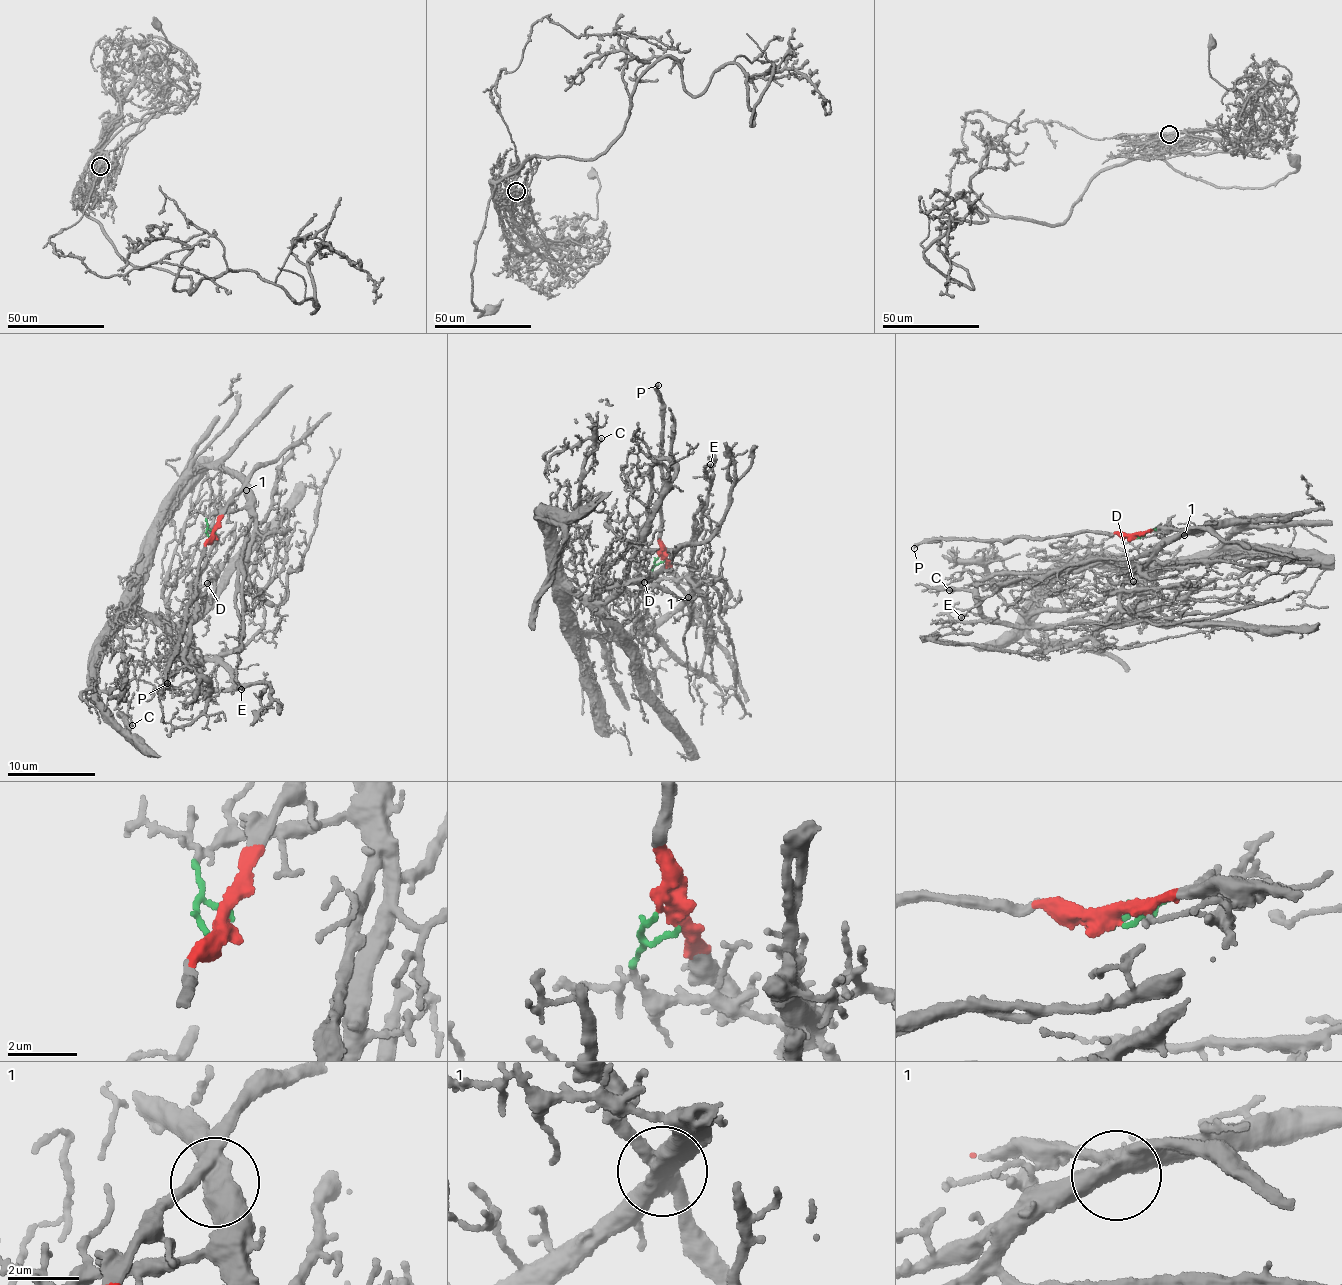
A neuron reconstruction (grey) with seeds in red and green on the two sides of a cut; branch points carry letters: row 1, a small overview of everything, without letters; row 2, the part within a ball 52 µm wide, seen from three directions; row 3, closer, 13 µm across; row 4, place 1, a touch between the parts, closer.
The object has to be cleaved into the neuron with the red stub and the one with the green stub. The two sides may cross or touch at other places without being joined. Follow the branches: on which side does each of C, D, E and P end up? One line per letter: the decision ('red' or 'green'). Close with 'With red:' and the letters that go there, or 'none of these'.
C: green
D: green
E: green
P: red
With red: P

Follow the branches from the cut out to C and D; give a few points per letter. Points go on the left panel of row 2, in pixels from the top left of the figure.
C: (215, 533), (207, 518), (241, 509), (249, 498), (225, 470), (202, 468), (164, 514), (116, 634), (132, 725)
D: (215, 533), (207, 518), (247, 489), (202, 468), (164, 514), (138, 607), (201, 614), (207, 583)

